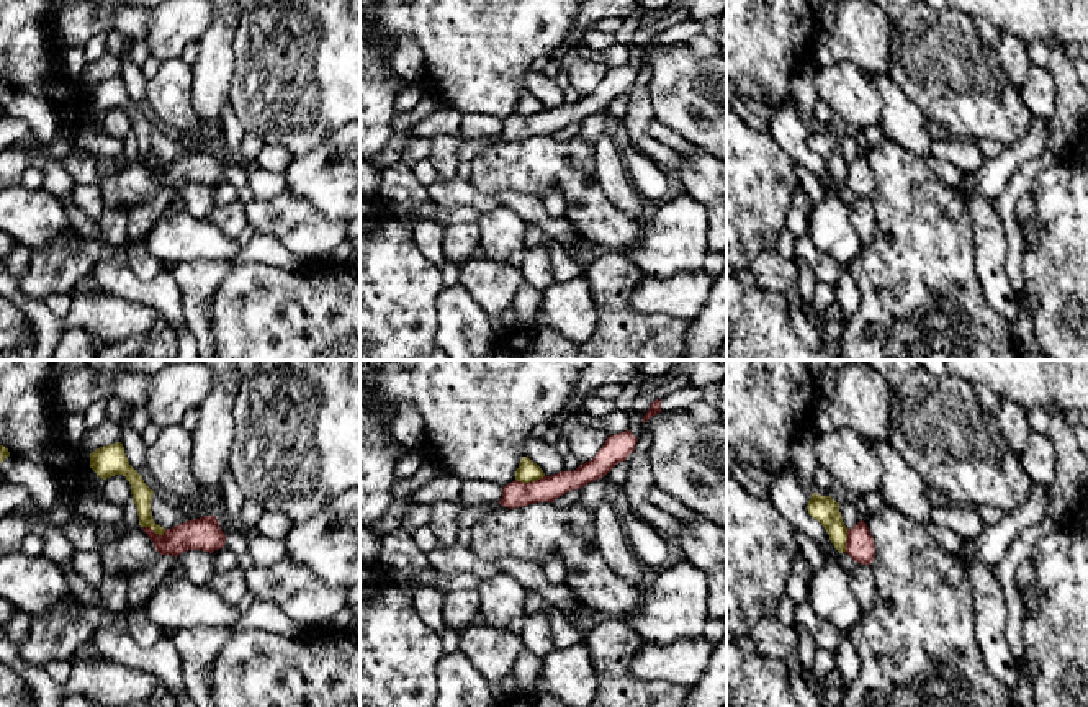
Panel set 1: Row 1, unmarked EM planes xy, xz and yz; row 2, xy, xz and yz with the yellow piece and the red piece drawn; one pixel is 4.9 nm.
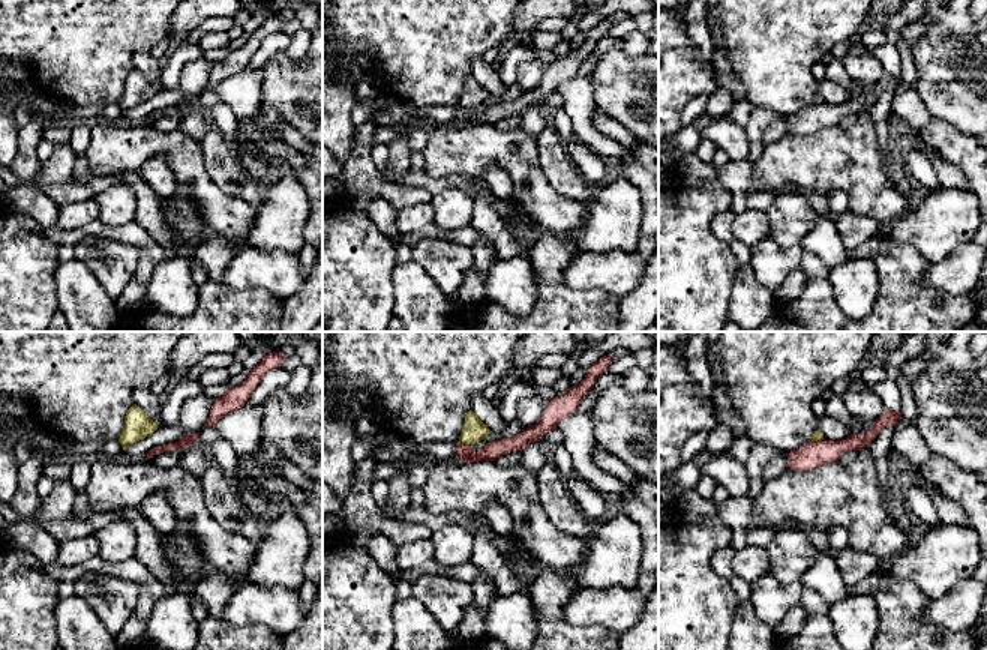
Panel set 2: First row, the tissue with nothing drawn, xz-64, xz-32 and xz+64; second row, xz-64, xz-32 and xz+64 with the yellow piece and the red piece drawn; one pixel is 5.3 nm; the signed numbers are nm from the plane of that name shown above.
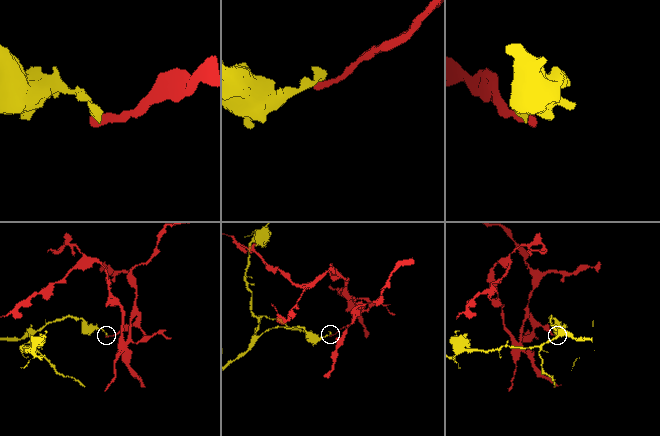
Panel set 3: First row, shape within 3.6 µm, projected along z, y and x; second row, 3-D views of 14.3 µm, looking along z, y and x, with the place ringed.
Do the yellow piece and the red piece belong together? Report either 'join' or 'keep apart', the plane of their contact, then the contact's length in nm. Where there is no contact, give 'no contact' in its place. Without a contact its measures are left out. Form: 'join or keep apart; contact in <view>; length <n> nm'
keep apart; contact in xz; length 150 nm

